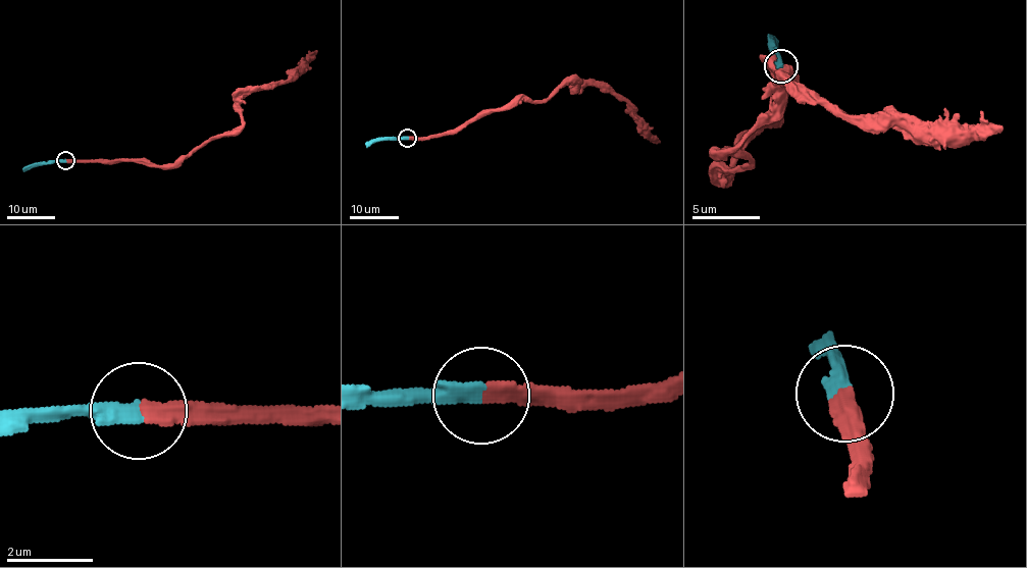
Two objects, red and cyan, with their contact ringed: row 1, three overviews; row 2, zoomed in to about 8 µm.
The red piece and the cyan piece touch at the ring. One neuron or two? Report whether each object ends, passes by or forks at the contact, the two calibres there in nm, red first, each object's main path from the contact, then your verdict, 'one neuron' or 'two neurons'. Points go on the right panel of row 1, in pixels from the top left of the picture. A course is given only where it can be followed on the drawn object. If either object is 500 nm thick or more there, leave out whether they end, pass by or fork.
red ends there; cyan ends there; 380 nm thick on the red side, 380 nm on the other; red runs (780, 65), (783, 120), (721, 173), (750, 169), (726, 152), (788, 79), (861, 119), (969, 140), (1003, 125); cyan runs (780, 65), (770, 34), (778, 46); one neuron

